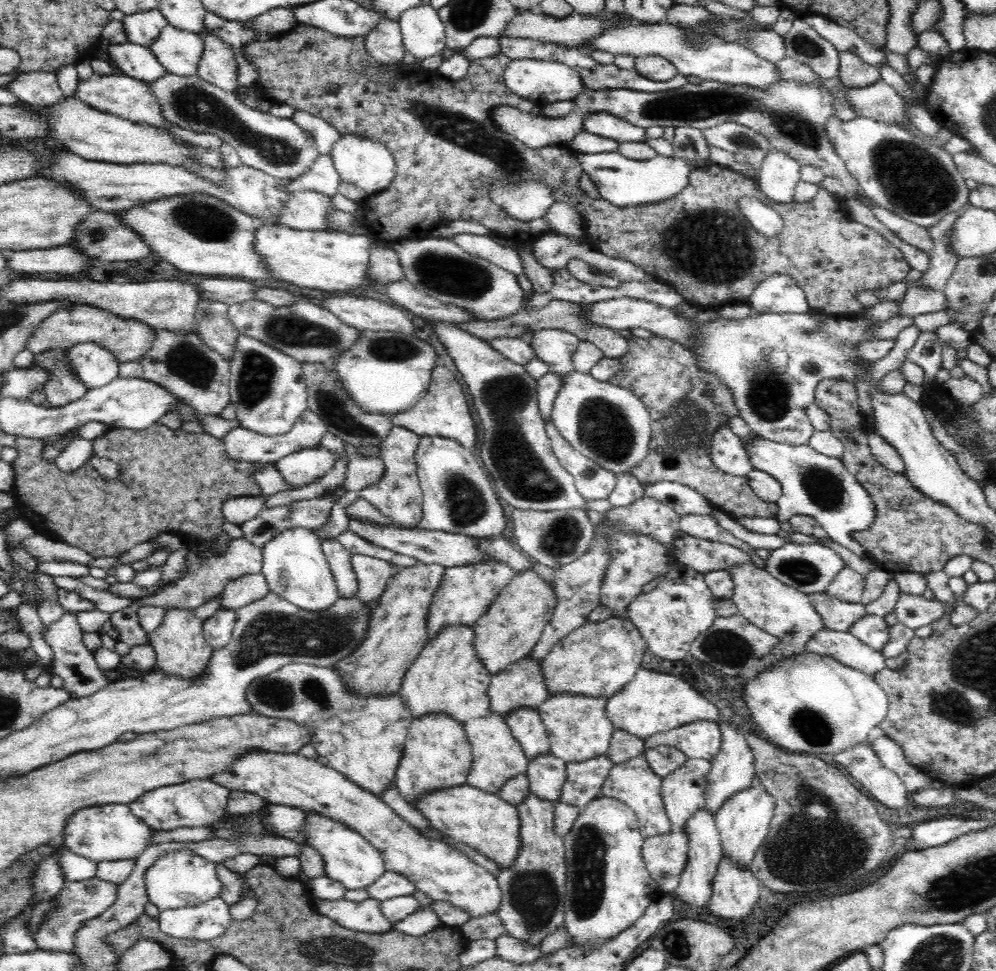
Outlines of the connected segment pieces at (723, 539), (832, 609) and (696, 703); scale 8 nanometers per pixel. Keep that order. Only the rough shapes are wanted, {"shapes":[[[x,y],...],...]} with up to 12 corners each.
{"shapes":[[[708,514],[680,515],[680,530],[694,538],[731,544],[744,552],[748,543]],[[827,592],[809,597],[829,631],[846,632],[868,615],[862,602]],[[640,667],[606,702],[645,740],[721,712],[682,678]]]}

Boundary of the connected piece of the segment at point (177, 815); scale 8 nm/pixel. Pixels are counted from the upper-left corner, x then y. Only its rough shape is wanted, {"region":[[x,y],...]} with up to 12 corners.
{"region":[[210,779],[163,786],[130,803],[156,831],[211,827],[230,790]]}

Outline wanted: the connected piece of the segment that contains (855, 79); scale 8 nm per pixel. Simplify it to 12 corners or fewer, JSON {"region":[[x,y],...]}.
{"region":[[842,51],[838,77],[846,87],[881,79],[878,68]]}

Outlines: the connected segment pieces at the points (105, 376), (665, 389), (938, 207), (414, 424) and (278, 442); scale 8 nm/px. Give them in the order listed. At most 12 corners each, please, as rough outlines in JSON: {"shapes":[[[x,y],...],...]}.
{"shapes":[[[92,342],[69,349],[68,365],[93,390],[119,378],[120,362]],[[632,336],[609,381],[652,421],[642,484],[686,484],[736,520],[775,517],[713,464],[739,416],[690,349]],[[832,116],[863,194],[928,229],[970,206],[944,147]],[[436,365],[424,398],[390,413],[393,426],[451,438],[474,451],[478,434],[463,385]],[[307,409],[291,431],[264,436],[240,426],[223,438],[230,458],[276,463],[321,446],[327,426]]]}

